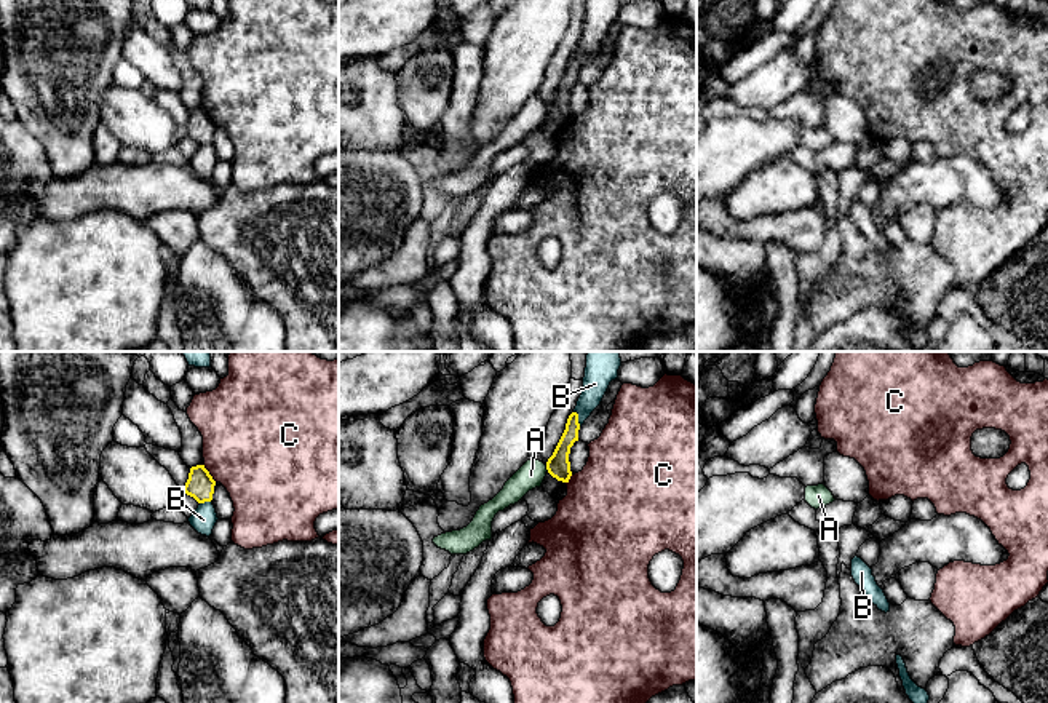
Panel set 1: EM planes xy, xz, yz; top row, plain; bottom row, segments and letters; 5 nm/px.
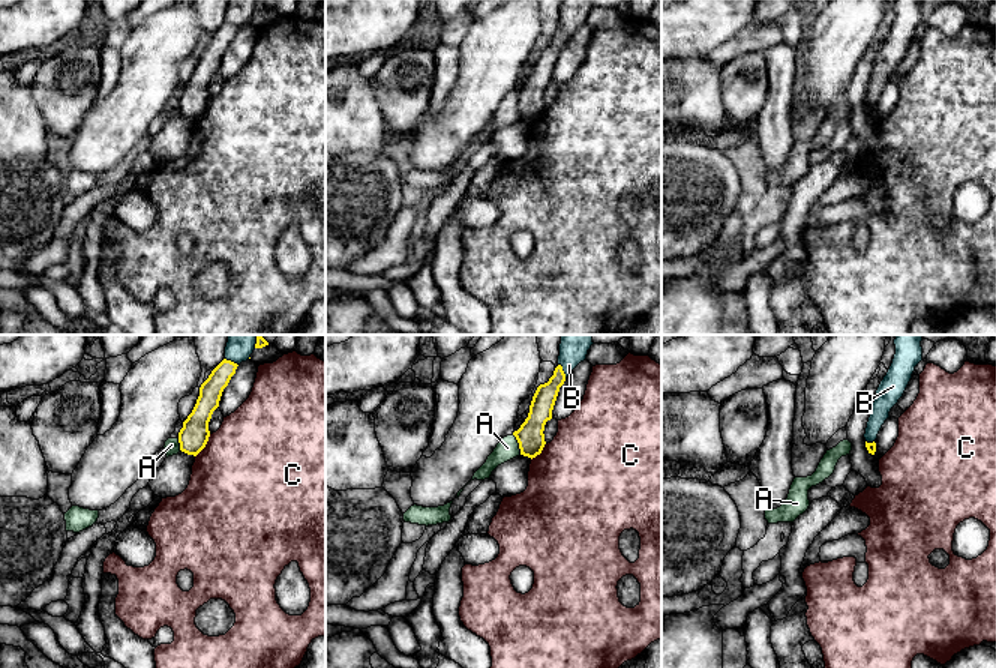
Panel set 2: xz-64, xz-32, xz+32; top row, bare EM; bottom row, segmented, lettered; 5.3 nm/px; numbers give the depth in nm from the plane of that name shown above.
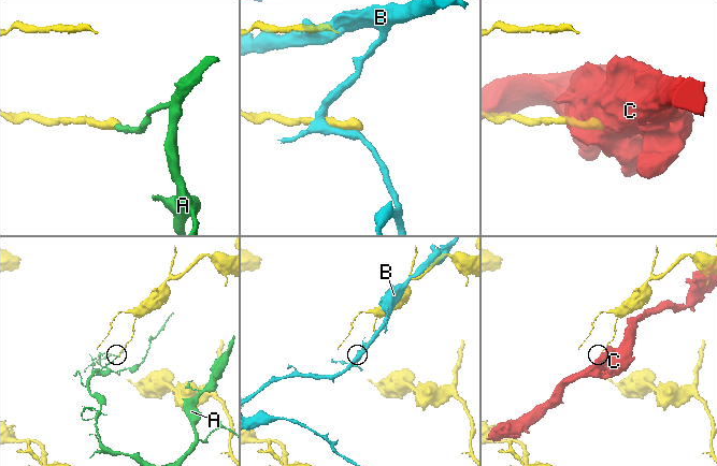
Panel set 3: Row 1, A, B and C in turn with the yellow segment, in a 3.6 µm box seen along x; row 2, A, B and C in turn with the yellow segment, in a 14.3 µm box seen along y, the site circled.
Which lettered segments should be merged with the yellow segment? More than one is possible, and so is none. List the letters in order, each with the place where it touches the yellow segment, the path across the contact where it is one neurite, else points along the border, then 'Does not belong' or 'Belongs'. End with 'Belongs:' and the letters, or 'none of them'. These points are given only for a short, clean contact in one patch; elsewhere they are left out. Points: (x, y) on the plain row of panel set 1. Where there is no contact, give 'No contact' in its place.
A: Touches yellow at xz (547, 111). Boundary: xz (545, 107), (548, 112). Does not belong
B: Touches yellow at xz (577, 61). Does not belong
C: Touches yellow at xy (208, 115). Does not belong
Belongs: none of them

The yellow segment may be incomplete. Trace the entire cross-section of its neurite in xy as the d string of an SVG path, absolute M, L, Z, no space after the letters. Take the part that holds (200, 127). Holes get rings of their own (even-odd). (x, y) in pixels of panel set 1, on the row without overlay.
M196 107L190 110L189 121L182 134L193 139L198 145L204 145L212 142L214 128L216 123L204 107Z

